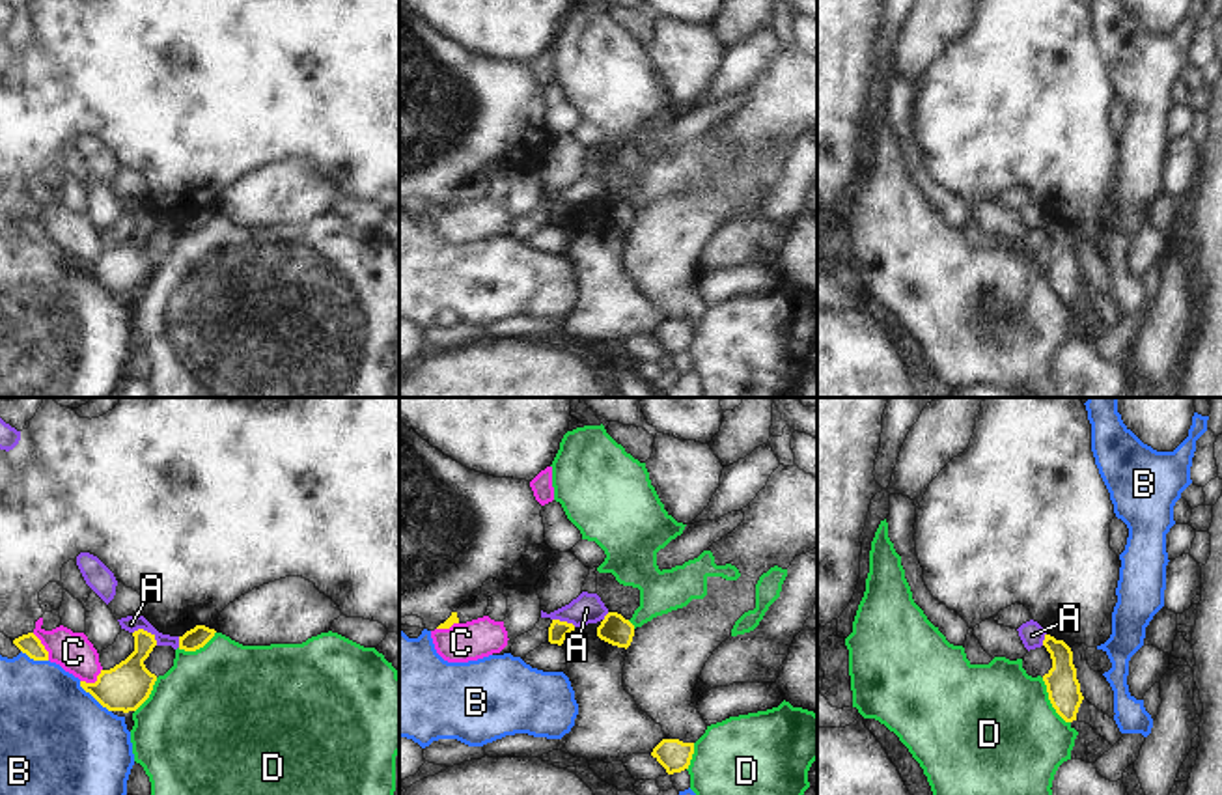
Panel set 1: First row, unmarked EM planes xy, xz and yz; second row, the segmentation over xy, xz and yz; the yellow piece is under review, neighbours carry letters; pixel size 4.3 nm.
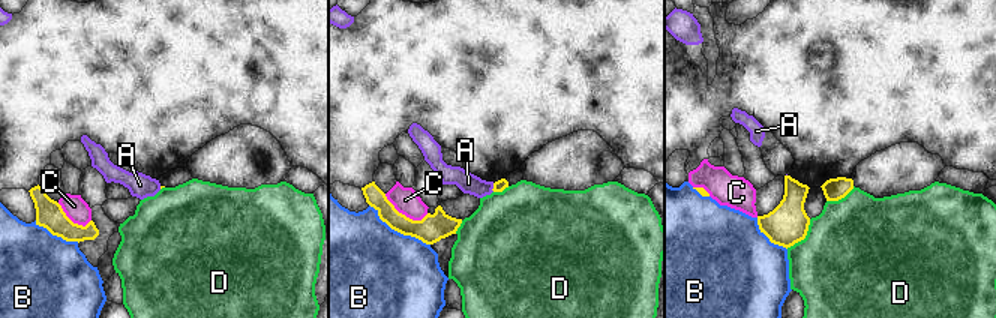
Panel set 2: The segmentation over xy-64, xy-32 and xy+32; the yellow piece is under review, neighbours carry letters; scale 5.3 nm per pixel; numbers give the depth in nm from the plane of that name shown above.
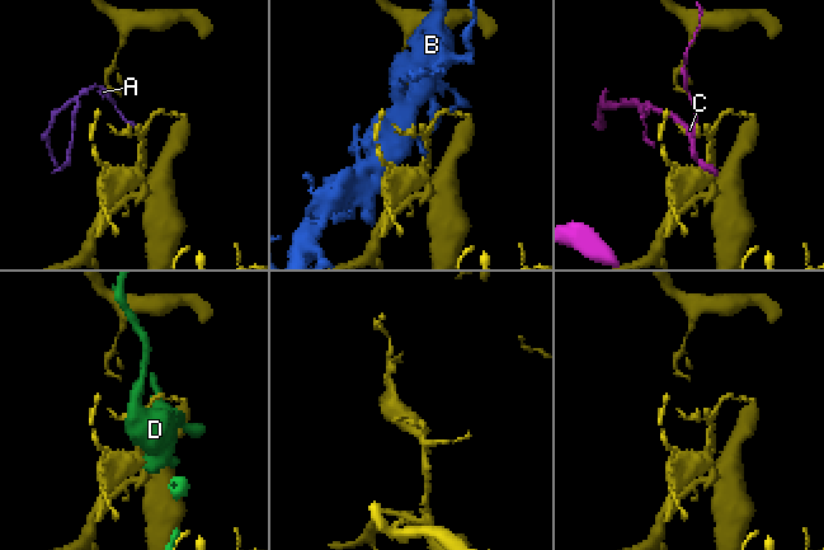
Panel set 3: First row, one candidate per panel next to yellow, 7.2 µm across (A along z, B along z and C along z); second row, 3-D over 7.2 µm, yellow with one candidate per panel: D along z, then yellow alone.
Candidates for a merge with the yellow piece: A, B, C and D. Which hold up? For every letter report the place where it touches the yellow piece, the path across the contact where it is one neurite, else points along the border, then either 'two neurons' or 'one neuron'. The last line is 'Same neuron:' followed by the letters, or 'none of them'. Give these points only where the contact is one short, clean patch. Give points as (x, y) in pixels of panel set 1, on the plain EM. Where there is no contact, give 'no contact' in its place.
A: xy (146, 213) | along xy (133, 213), (146, 211), (157, 226) | two neurons
B: xy (94, 278) | two neurons
C: xy (43, 228) | along xy (32, 215), (49, 241) | two neurons
D: yz (1051, 284) | two neurons
Same neuron: none of them

